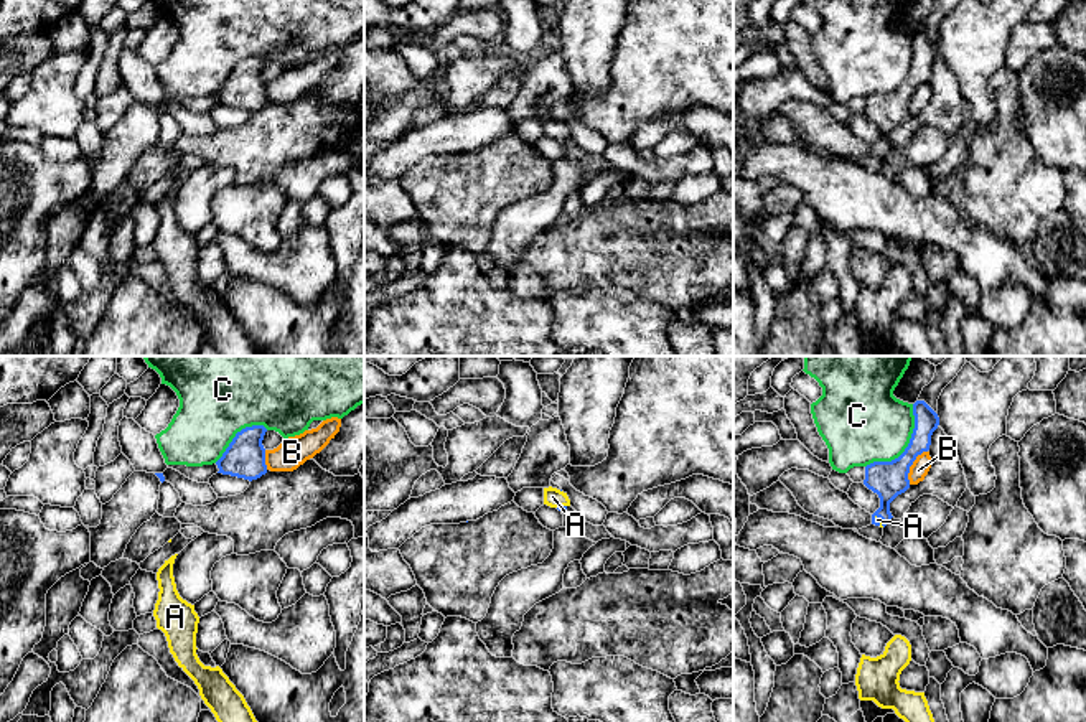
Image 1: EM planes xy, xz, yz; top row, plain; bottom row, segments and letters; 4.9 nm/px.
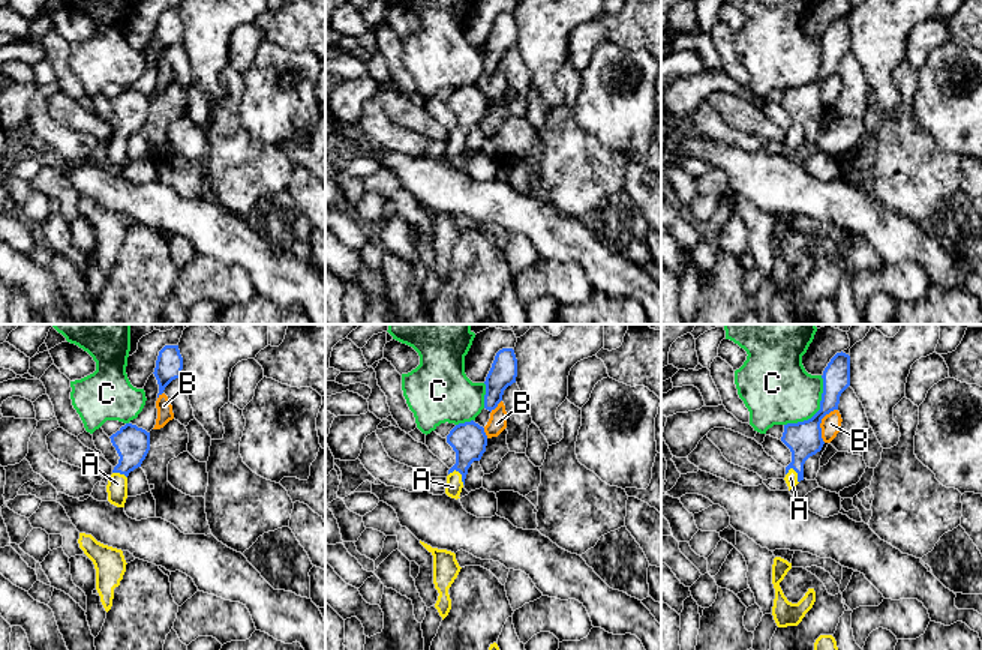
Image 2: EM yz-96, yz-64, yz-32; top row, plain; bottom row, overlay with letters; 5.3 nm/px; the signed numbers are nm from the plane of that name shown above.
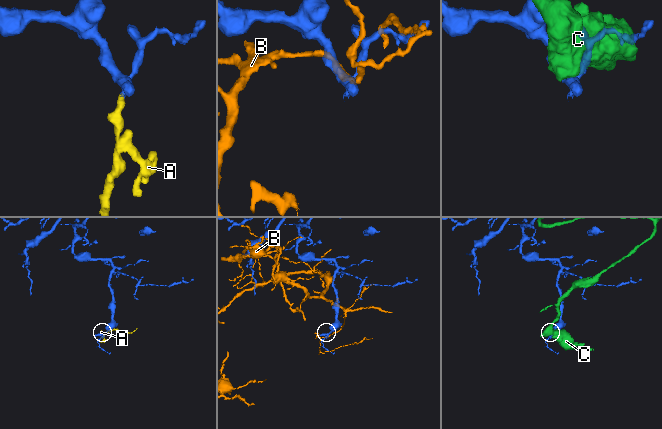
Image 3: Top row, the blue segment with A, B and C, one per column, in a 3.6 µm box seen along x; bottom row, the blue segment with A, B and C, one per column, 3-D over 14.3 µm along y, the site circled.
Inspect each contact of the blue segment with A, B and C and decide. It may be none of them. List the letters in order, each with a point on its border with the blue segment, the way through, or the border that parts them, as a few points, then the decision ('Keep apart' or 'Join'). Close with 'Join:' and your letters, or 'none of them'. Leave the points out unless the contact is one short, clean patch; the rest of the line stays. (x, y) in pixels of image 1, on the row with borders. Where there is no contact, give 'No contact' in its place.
A: Touches blue at yz (882, 521). Path across: yz (887, 478), (882, 521), (877, 520). Join
B: Touches blue at yz (912, 464). Keep apart
C: Touches blue at yz (907, 447). Keep apart
Join: A

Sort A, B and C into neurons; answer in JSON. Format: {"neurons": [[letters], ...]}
{"neurons": [["A"], ["B"], ["C"]]}

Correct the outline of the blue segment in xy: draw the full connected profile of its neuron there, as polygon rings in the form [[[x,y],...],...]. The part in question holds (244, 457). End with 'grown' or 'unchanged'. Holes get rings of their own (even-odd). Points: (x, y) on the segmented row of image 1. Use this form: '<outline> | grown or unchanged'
[[[252,425],[237,432],[222,457],[216,462],[218,473],[249,481],[265,475],[265,448],[262,445],[265,432],[264,425]]] | unchanged

